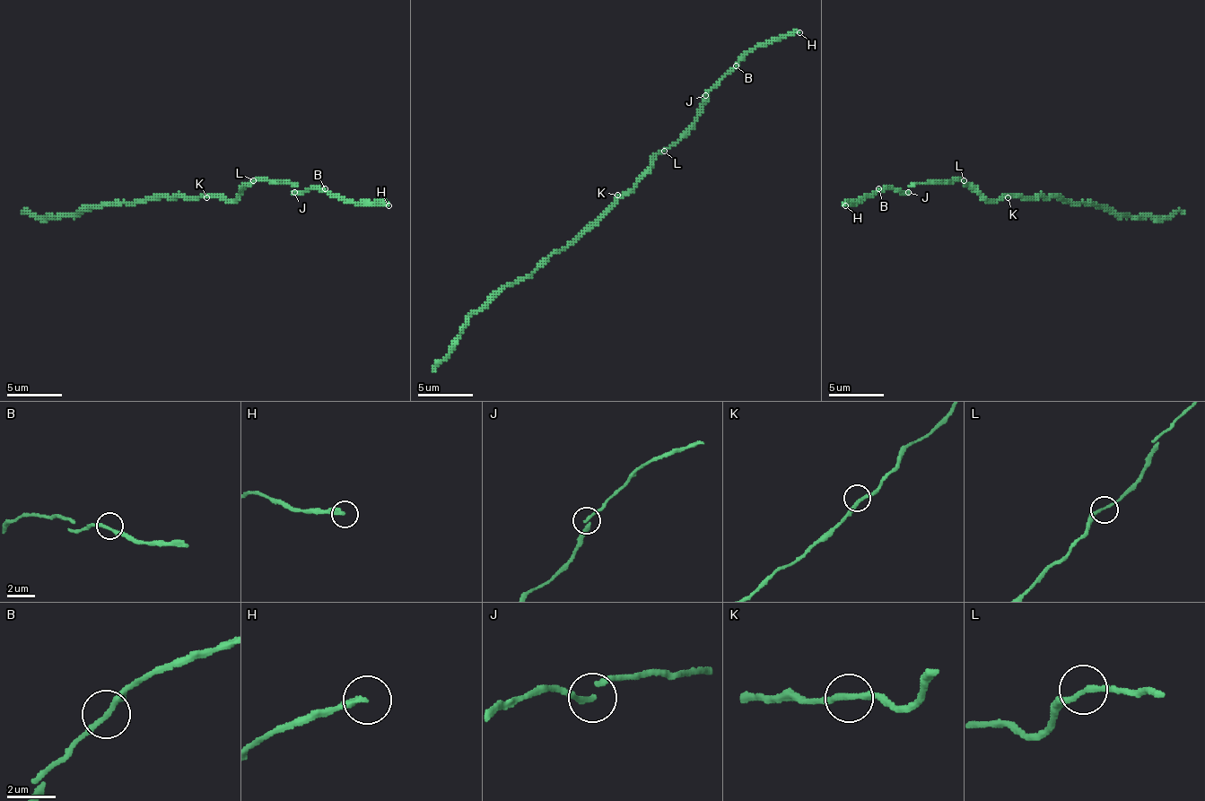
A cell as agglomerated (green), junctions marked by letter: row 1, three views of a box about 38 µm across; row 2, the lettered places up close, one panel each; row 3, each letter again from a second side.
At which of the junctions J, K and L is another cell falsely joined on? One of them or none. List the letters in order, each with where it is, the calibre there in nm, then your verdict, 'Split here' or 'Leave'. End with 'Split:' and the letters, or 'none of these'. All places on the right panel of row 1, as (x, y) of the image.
J: Place: (908, 192). Thickness 200 nm. Leave
K: Place: (1008, 197). Thickness 240 nm. Leave
L: Place: (964, 180). Thickness 200 nm. Leave
Split: none of these

